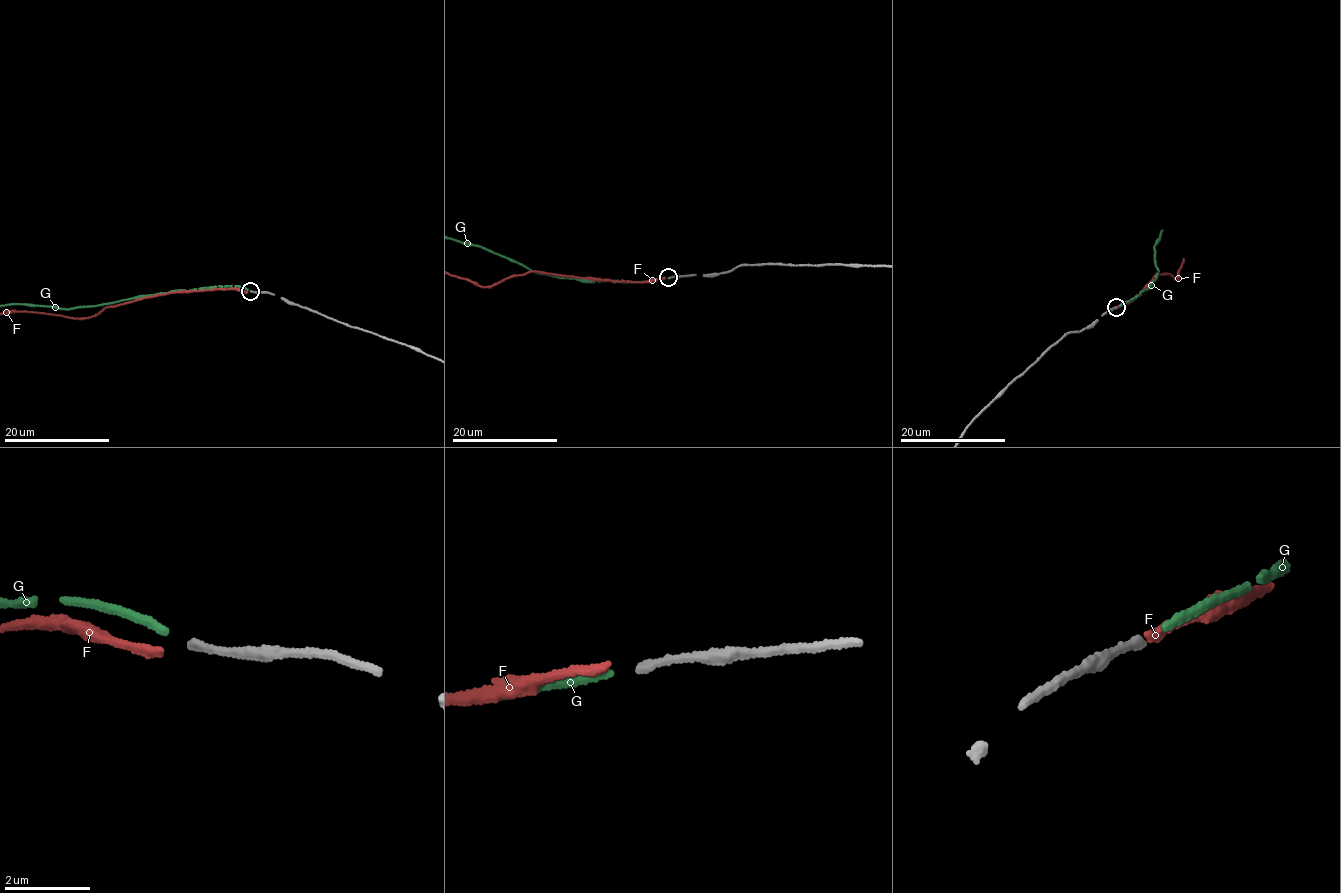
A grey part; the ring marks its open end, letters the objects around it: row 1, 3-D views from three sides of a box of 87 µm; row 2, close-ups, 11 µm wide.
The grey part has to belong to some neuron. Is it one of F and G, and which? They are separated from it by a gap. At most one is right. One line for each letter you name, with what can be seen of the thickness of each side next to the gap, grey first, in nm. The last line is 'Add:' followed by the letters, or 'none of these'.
G: calibres 170 and 180 nm
Add: G

